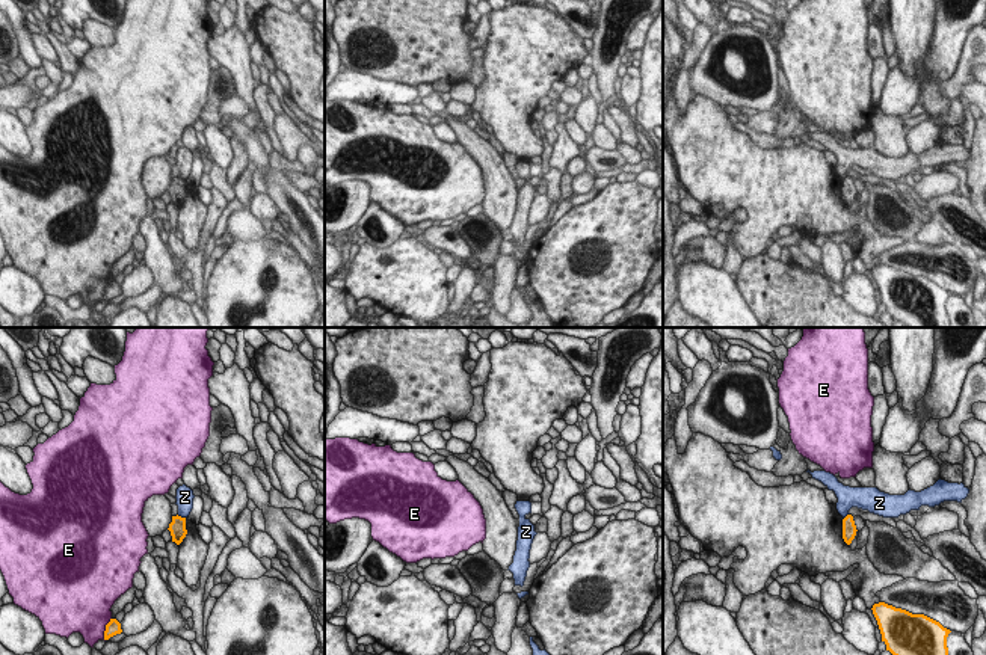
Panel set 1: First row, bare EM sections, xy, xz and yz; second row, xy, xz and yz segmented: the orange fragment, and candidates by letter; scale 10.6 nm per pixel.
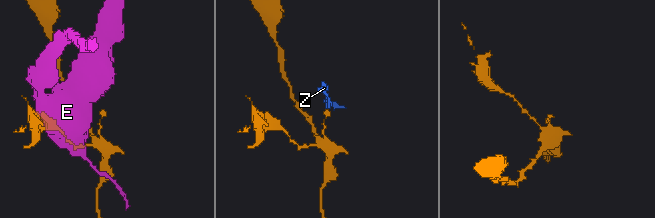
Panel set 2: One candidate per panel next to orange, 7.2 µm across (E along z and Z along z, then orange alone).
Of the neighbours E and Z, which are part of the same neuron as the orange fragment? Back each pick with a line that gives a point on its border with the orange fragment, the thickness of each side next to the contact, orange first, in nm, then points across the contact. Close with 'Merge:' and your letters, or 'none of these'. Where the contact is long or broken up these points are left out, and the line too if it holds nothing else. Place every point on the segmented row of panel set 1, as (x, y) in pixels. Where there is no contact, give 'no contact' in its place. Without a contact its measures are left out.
Merge: none of these

